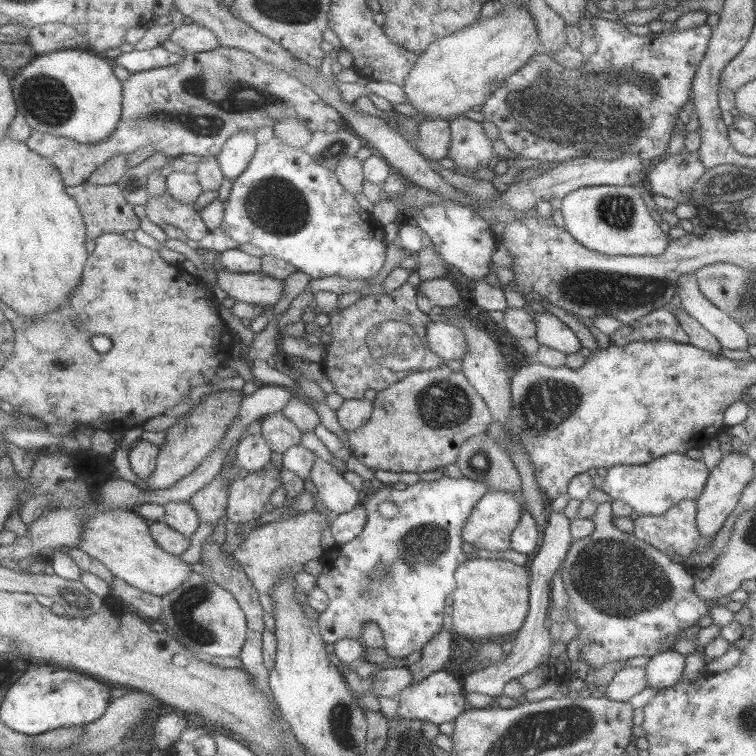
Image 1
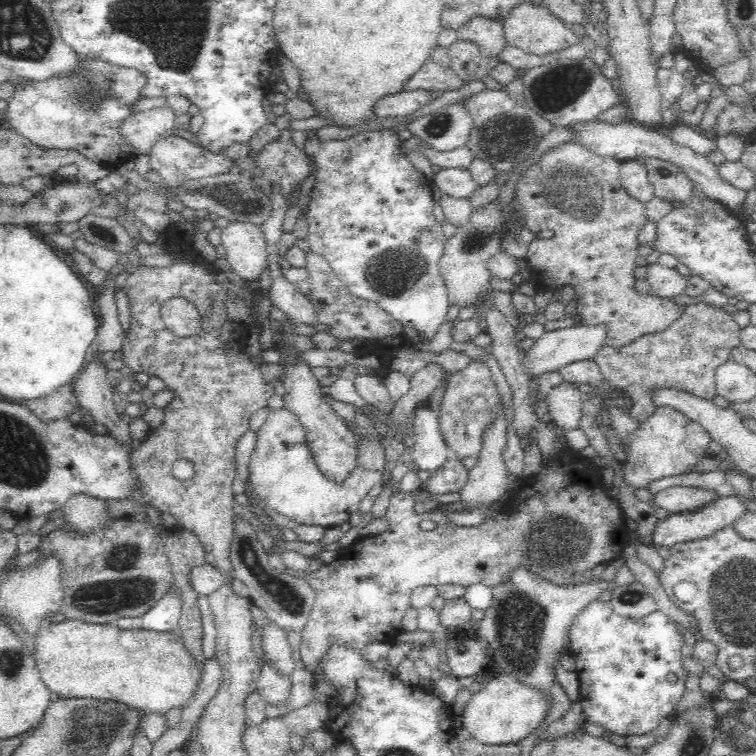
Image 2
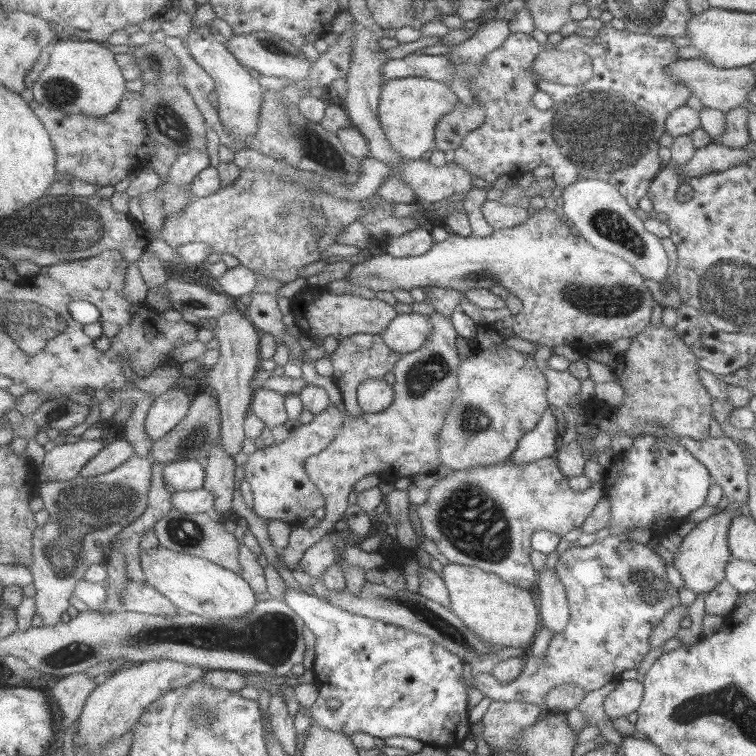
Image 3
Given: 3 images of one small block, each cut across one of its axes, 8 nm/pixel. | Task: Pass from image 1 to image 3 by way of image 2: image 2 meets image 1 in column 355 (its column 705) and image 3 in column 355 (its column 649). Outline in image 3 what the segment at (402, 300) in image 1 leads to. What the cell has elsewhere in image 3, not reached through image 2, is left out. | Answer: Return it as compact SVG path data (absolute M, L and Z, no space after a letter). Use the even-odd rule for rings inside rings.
M357 333L349 338L343 338L330 356L335 367L333 381L341 392L346 411L354 412L354 416L357 418L363 416L363 412L359 411L358 389L360 384L373 378L383 379L389 372L394 372L397 361L401 360L402 354L399 354L397 350L391 350L385 344L381 334Z

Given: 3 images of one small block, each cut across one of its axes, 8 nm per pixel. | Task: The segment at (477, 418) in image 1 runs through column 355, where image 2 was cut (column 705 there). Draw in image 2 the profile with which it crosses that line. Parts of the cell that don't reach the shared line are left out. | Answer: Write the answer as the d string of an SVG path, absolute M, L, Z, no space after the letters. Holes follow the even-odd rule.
M658 407L651 416L642 422L637 429L629 435L629 456L623 465L622 476L624 482L634 490L646 488L655 480L693 472L694 466L700 460L710 454L710 435L702 425L687 418L678 408Z

